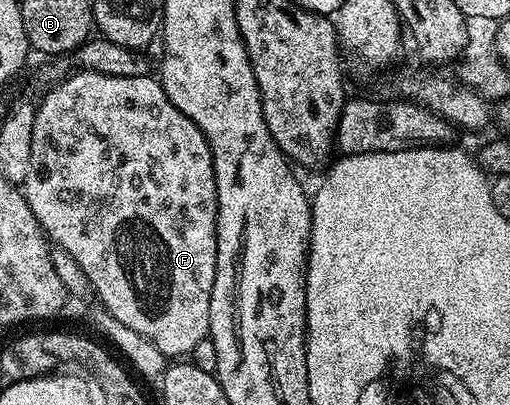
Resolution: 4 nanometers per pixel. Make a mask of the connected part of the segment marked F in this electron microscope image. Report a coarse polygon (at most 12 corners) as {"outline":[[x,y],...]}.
{"outline":[[155,75],[44,93],[22,185],[95,299],[209,339],[208,139]]}

